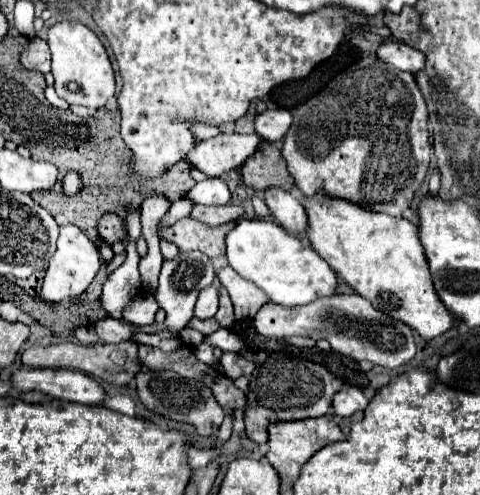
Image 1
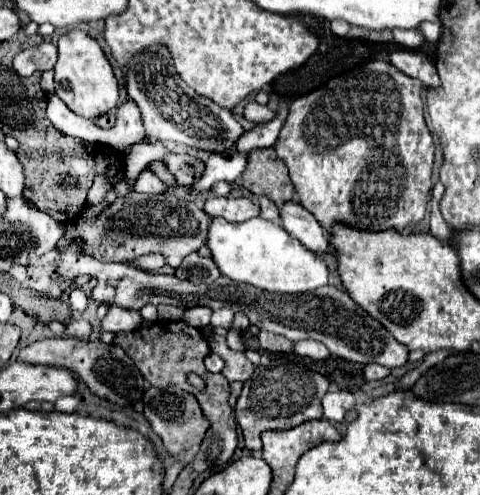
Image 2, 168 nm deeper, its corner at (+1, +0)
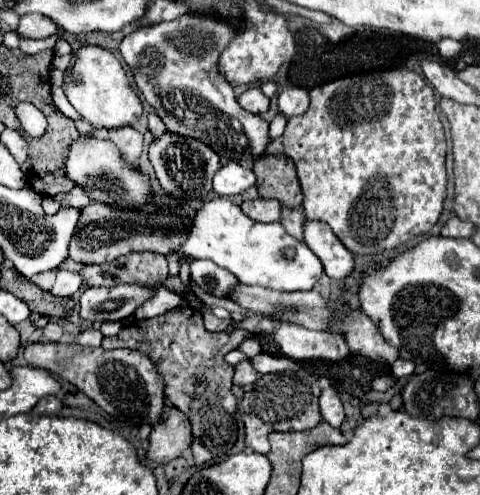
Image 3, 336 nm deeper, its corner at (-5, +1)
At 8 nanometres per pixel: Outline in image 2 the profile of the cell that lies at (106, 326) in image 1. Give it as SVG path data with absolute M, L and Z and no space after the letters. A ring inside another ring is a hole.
M76 319L76 321L70 321L66 325L66 333L70 337L80 337L80 339L88 339L90 333L92 333L92 325L86 321L86 319Z

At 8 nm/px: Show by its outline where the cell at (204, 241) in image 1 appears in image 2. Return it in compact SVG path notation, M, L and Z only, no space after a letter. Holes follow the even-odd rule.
M130 193L126 199L116 199L96 223L84 223L82 219L76 225L68 225L64 237L58 243L58 249L66 245L66 237L70 233L78 233L86 241L86 251L104 263L130 263L134 257L142 257L146 253L162 253L170 267L178 267L180 261L206 245L210 217L202 213L202 209L186 199L178 199L172 193L164 195L142 195Z

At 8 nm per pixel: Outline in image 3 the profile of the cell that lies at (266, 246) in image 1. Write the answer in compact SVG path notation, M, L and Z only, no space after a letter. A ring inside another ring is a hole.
M230 198L208 200L196 210L192 226L182 244L182 254L212 260L220 268L230 270L238 280L242 280L242 284L258 284L280 292L312 290L324 272L318 256L304 242L292 238L280 222L254 222Z

